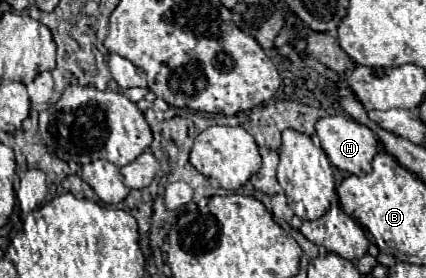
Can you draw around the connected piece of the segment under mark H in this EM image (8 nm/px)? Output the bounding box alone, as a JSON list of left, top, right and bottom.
[316,115,378,175]

